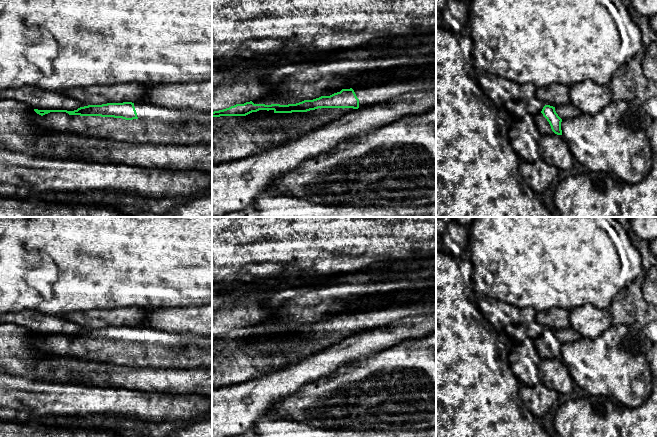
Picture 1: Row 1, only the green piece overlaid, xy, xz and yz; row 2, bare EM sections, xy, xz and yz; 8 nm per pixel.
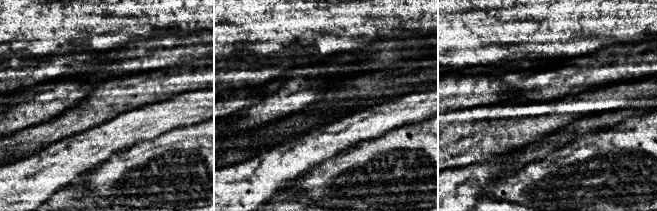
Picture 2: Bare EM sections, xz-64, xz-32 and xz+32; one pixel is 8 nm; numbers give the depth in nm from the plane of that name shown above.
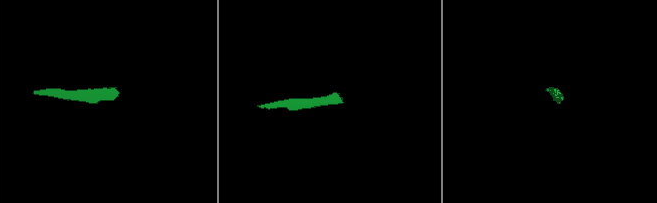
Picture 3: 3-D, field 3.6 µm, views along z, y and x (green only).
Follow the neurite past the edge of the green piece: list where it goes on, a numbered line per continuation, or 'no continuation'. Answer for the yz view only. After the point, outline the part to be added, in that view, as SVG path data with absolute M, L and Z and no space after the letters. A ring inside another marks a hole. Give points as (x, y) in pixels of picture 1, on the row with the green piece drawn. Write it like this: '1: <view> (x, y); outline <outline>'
1: yz (567, 111); outline M570 102L565 105L555 107L555 111L562 120L577 117L582 113Z
2: yz (543, 125); outline M541 112L534 116L534 120L541 135L551 134L553 132L549 122Z

